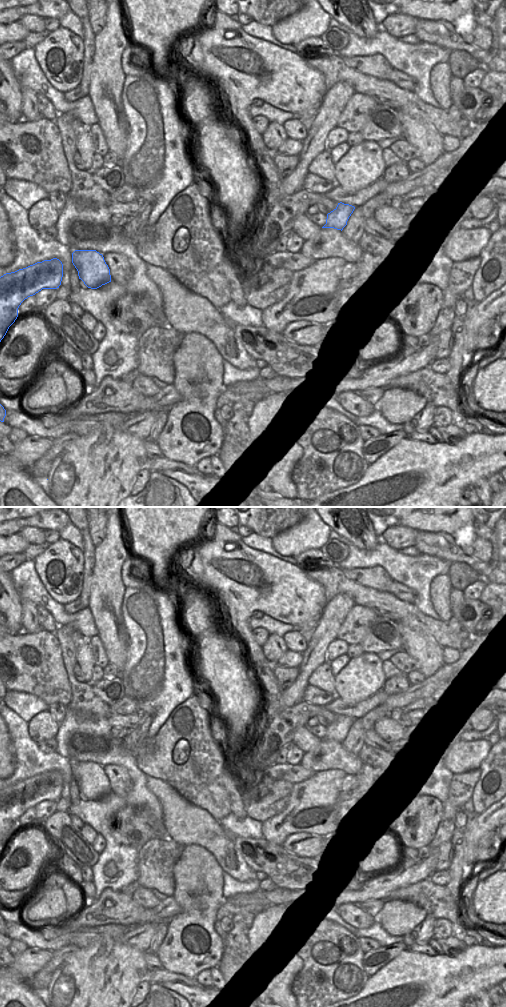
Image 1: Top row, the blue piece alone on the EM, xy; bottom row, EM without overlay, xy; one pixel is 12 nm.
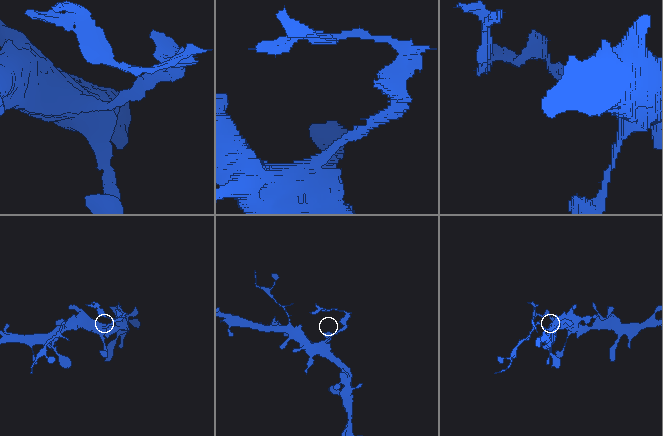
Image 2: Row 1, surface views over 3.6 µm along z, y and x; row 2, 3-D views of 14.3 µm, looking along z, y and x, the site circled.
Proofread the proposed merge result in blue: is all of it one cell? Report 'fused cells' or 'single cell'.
single cell

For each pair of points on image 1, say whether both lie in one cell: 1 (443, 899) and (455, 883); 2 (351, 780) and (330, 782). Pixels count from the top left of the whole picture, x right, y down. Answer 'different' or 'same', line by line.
1: different
2: different

